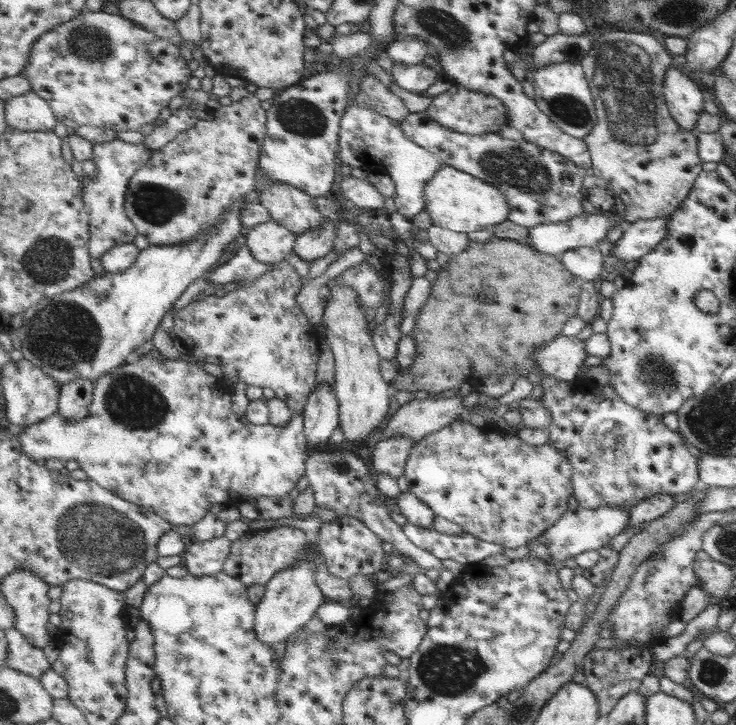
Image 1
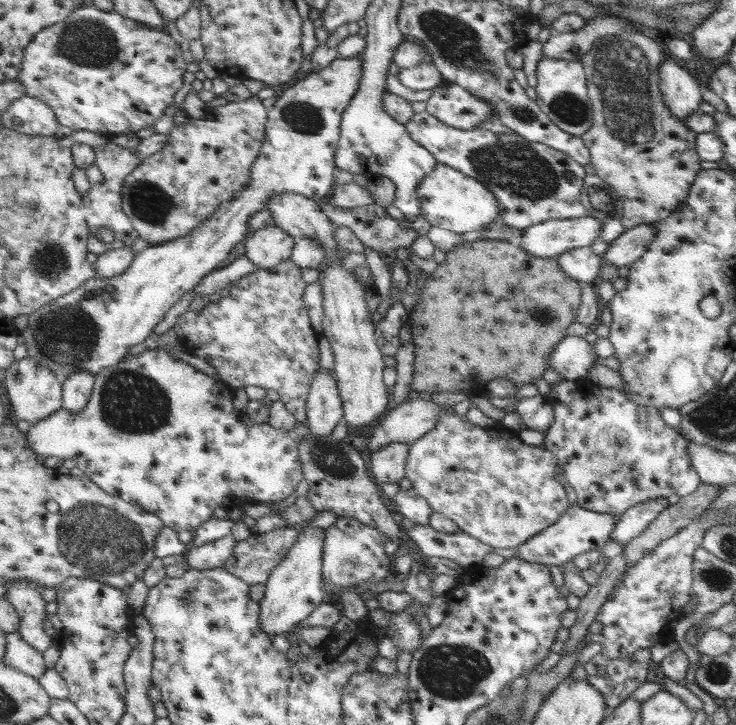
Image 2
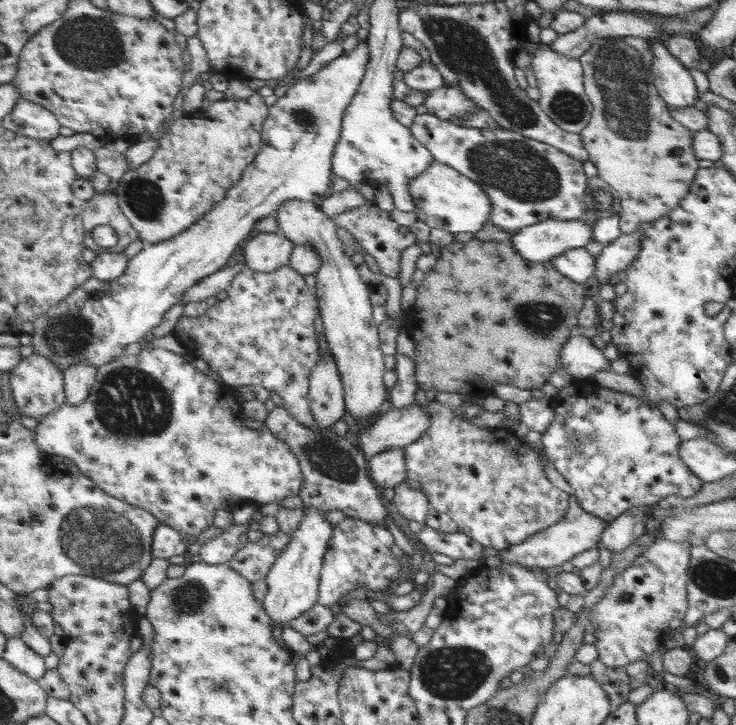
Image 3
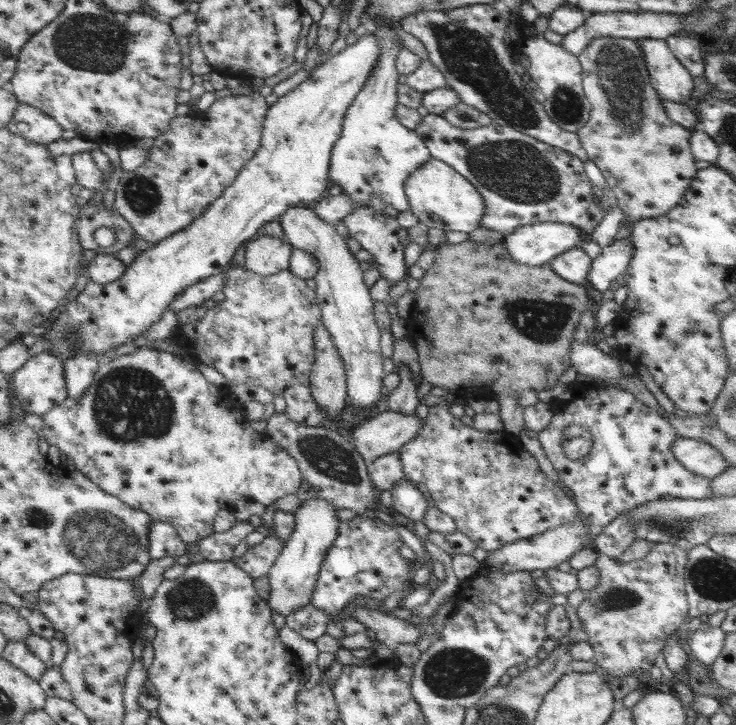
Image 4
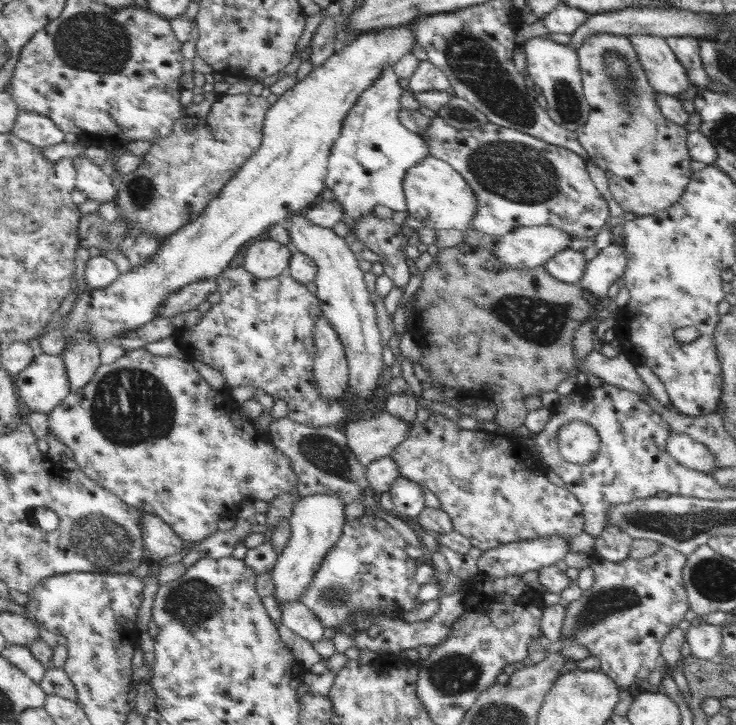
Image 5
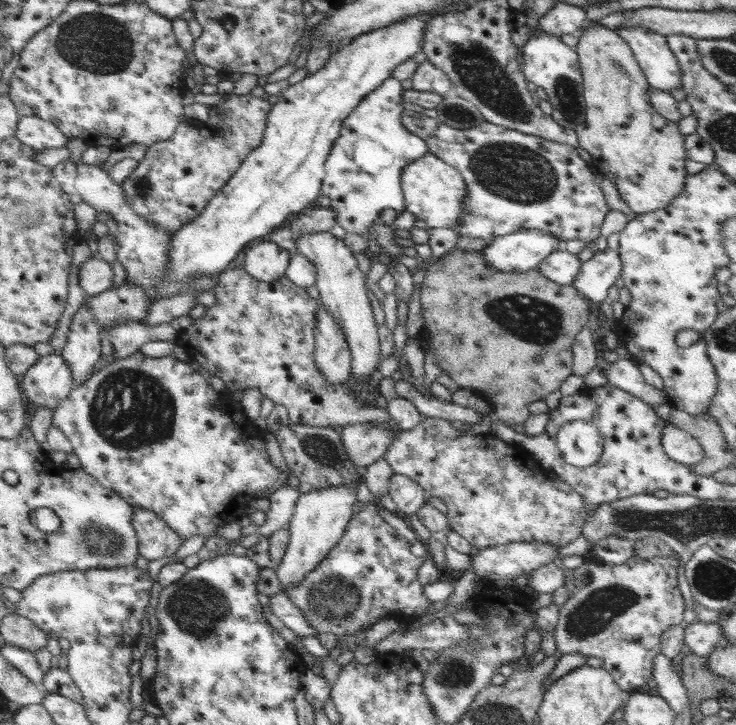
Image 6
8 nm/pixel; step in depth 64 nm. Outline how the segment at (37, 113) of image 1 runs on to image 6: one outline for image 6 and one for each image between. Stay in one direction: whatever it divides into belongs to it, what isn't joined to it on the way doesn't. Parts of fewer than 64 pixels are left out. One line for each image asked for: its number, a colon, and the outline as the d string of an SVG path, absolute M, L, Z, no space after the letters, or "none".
2: M35 96L17 98L9 110L3 112L5 128L23 132L27 136L55 136L61 130L61 122L53 108Z
3: M21 98L13 112L9 112L3 120L3 128L13 130L15 134L27 136L27 138L45 138L45 140L55 140L59 138L61 122L55 116L53 110L47 106Z
4: M19 104L7 130L11 130L17 136L23 136L27 140L43 142L47 146L51 142L61 140L61 136L63 136L61 122L31 104Z
5: M23 108L19 112L19 118L15 120L11 134L19 136L35 146L41 146L41 148L49 148L49 146L65 142L65 134L57 126L55 120L51 120L49 116L43 116L39 112L31 112L31 110L23 110Z
6: M21 116L17 126L17 138L37 148L39 152L49 148L63 148L69 144L69 138L57 128L57 124L41 116Z

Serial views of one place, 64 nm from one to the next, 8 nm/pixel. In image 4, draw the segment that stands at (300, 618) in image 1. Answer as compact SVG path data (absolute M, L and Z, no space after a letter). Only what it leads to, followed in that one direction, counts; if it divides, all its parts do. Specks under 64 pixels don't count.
M311 500L303 504L293 506L297 514L297 528L283 548L283 554L275 562L275 566L269 570L269 582L271 582L271 594L267 596L267 606L273 612L273 616L289 618L297 610L311 606L315 600L315 592L319 586L323 562L327 562L327 554L331 552L331 546L335 546L335 540L339 538L339 524L337 522L337 510L331 506L331 502L323 500Z

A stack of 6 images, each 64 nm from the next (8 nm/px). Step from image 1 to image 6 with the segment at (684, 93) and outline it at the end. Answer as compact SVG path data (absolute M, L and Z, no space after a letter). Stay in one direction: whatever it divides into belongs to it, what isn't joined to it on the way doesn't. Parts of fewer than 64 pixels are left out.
M621 28L617 34L629 44L633 56L653 90L679 90L681 68L675 54L669 50L665 36L645 28Z

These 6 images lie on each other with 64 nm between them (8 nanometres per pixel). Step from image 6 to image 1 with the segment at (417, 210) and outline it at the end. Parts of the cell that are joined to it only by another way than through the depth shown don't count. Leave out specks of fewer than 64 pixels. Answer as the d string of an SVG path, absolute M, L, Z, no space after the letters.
M441 166L441 170L433 174L425 188L425 202L425 212L431 218L431 226L449 228L463 234L507 222L511 212L507 196L497 186L491 186L481 178L475 178L453 166Z

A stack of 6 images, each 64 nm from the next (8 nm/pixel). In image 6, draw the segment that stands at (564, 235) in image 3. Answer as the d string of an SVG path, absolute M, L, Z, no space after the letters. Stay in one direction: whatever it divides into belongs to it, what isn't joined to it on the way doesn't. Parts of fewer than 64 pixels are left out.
M523 228L519 232L493 238L483 250L485 260L501 272L535 270L551 252L561 250L563 242L547 230Z

